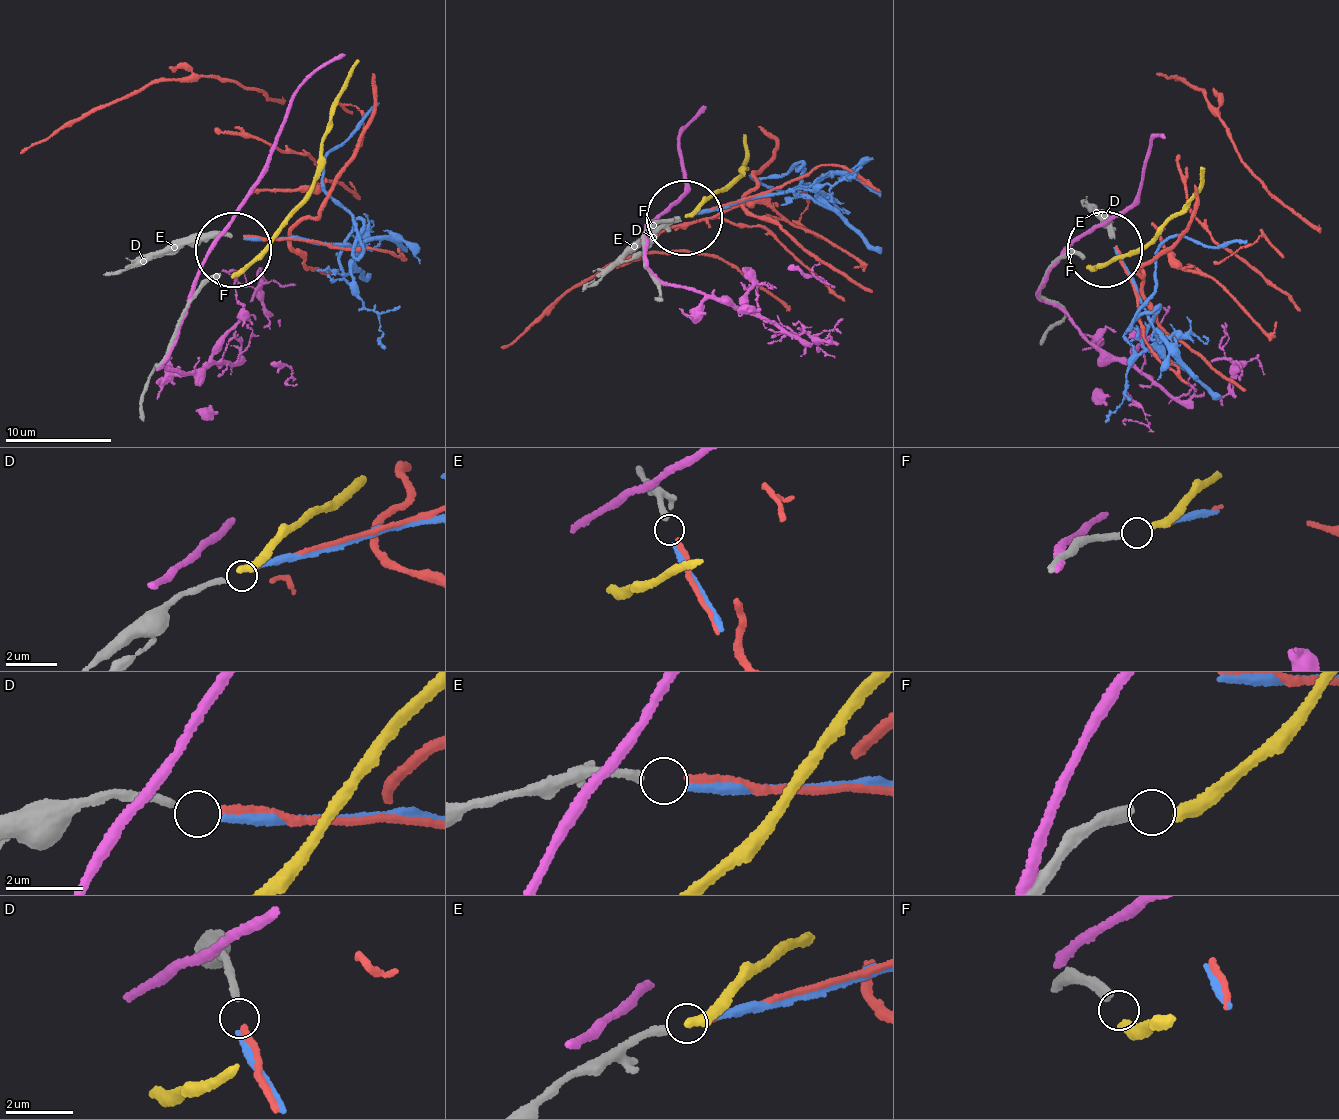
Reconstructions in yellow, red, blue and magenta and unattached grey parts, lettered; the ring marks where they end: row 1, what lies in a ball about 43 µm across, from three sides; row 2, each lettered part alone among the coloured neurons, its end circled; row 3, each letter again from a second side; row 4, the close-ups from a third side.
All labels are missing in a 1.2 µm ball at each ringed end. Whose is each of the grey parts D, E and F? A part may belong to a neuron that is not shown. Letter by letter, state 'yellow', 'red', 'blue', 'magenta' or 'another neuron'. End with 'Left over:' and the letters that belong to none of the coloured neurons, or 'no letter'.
D: red
E: blue
F: another neuron
Left over: F

